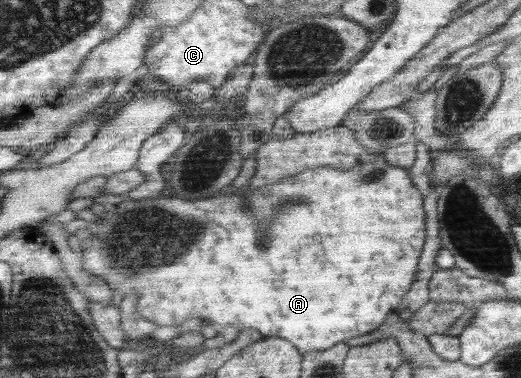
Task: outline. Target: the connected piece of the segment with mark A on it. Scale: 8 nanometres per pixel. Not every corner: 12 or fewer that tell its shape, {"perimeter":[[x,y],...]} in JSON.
{"perimeter":[[383,155],[109,206],[82,269],[184,335],[322,351],[426,241]]}

